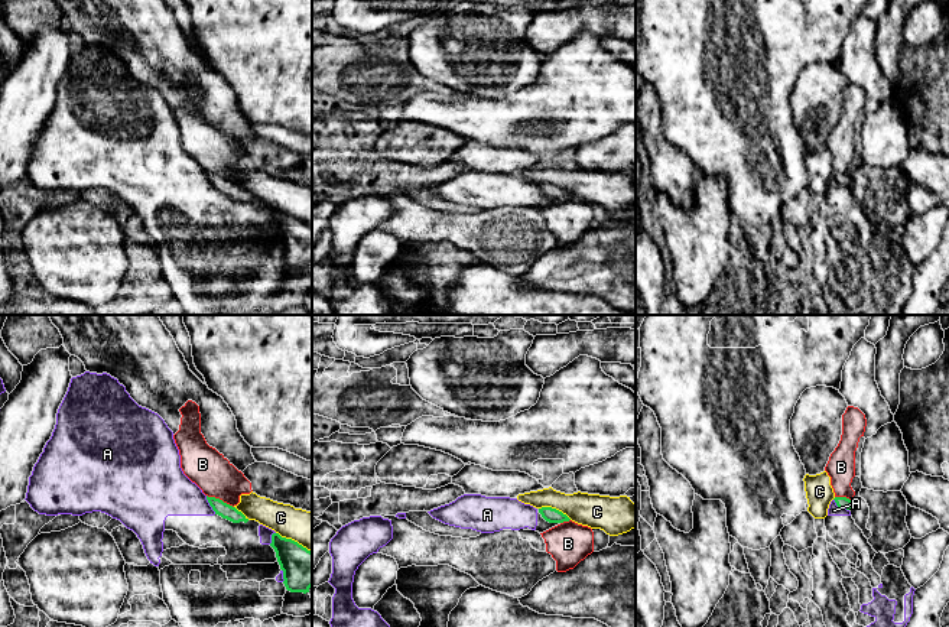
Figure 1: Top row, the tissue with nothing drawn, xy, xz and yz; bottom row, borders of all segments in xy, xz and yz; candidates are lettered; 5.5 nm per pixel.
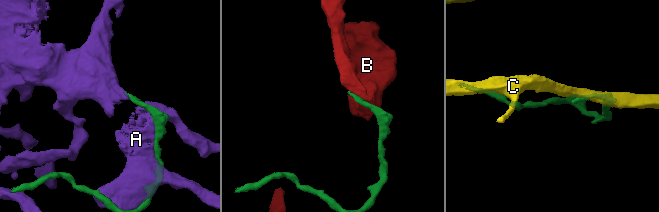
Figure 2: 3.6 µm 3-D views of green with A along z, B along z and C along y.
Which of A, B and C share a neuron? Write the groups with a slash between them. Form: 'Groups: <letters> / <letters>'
Groups: A / B / C

